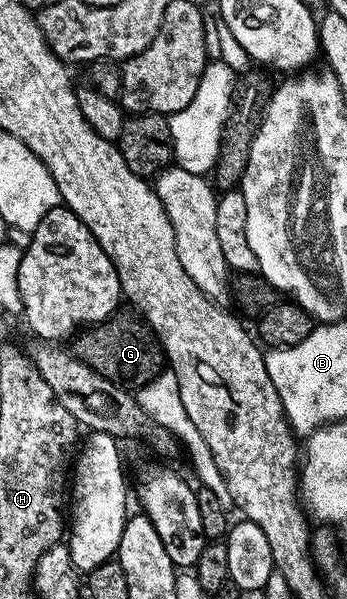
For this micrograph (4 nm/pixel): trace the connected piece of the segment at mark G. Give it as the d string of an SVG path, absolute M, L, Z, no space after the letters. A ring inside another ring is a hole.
M130 308L119 309L103 322L79 329L73 335L72 349L74 356L88 364L88 368L100 372L100 376L110 382L124 384L131 392L151 382L164 362L162 343L158 341L154 329L141 314Z

